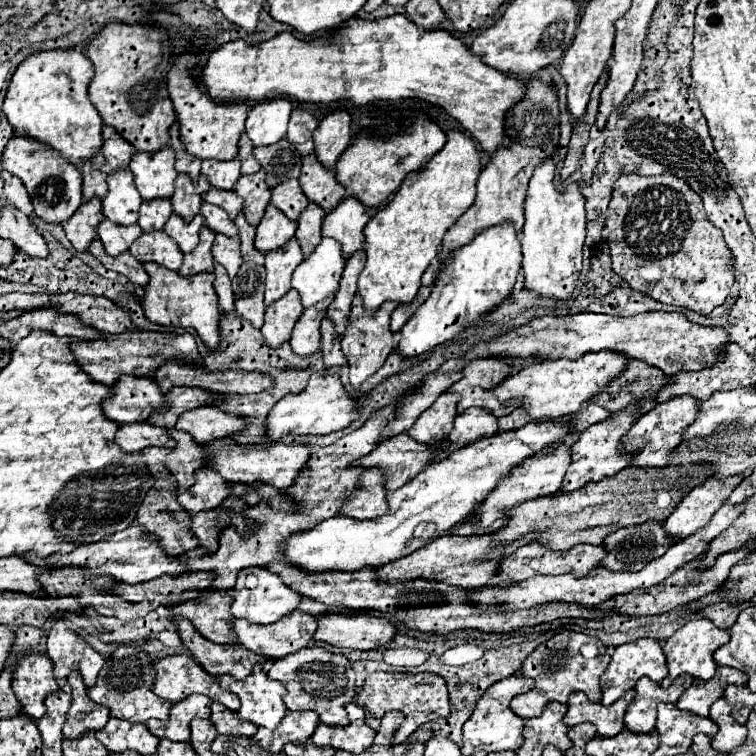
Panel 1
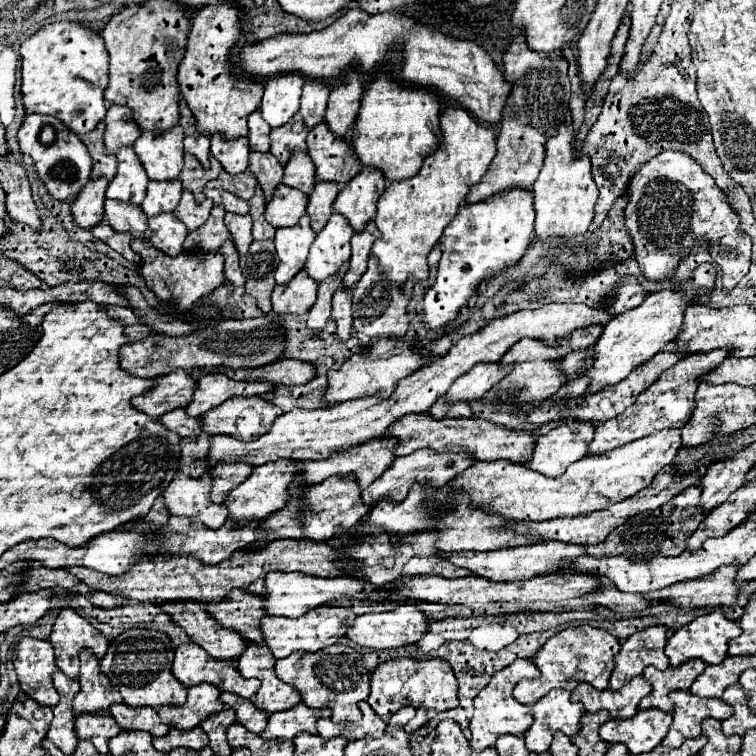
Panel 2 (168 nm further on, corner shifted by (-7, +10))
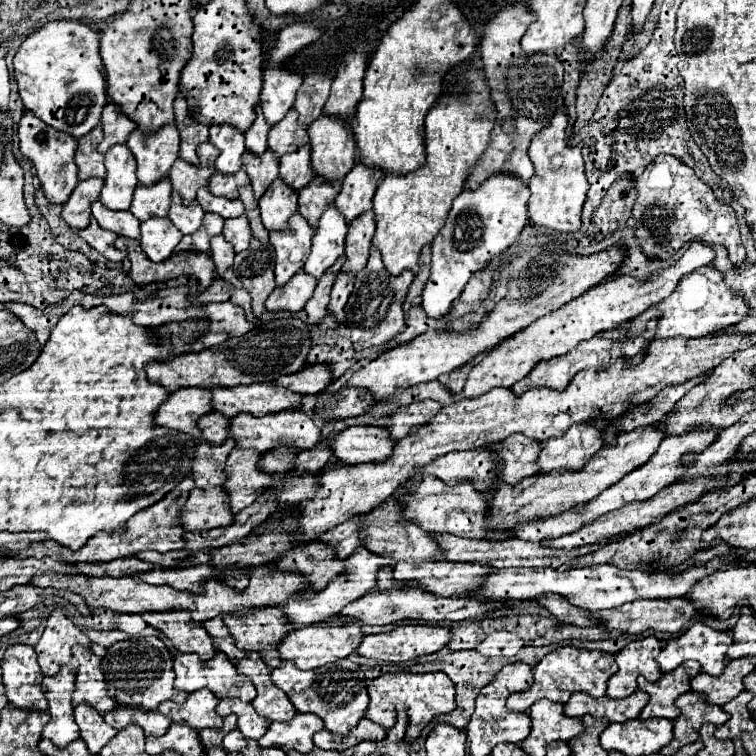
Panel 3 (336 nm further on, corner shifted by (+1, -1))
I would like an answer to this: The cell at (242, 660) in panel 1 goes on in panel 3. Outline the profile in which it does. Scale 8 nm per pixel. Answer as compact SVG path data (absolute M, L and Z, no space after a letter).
M189 611L166 613L142 613L142 619L160 629L180 653L196 653L202 661L208 661L216 655L210 633L196 621L191 621Z

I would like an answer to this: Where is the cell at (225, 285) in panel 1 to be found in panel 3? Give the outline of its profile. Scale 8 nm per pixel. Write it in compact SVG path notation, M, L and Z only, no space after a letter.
M222 235L214 237L210 243L212 243L210 255L212 255L214 265L216 265L216 275L220 279L228 281L234 287L242 287L242 283L236 279L236 275L232 271L232 261L234 261L234 249L232 249L232 245Z

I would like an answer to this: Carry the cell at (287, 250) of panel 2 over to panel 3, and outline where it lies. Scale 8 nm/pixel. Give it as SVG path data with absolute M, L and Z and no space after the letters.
M300 213L290 219L286 231L270 233L270 245L276 251L276 287L286 285L304 267L304 261L310 253L310 239L312 227Z

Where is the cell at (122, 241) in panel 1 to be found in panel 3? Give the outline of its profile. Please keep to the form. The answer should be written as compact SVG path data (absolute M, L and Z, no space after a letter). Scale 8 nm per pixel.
M94 201L92 215L102 229L114 231L116 235L130 237L130 239L140 237L140 221L130 211L110 211L100 201Z

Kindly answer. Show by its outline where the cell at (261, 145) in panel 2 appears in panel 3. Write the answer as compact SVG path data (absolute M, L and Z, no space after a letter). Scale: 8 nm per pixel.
M256 105L256 119L254 119L252 127L246 131L246 149L256 155L262 155L268 149L268 145L266 145L268 131L270 131L270 127L266 125L266 121L262 117L262 109L260 109L260 105Z

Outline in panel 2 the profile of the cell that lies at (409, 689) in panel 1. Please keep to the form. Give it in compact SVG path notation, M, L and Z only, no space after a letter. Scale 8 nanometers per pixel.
M394 658L380 664L372 674L372 692L368 704L372 710L388 722L398 708L414 706L416 716L406 724L406 732L412 734L422 728L428 720L432 720L438 712L450 710L458 706L458 682L450 668L450 664L442 658L432 660L414 660L414 658Z

